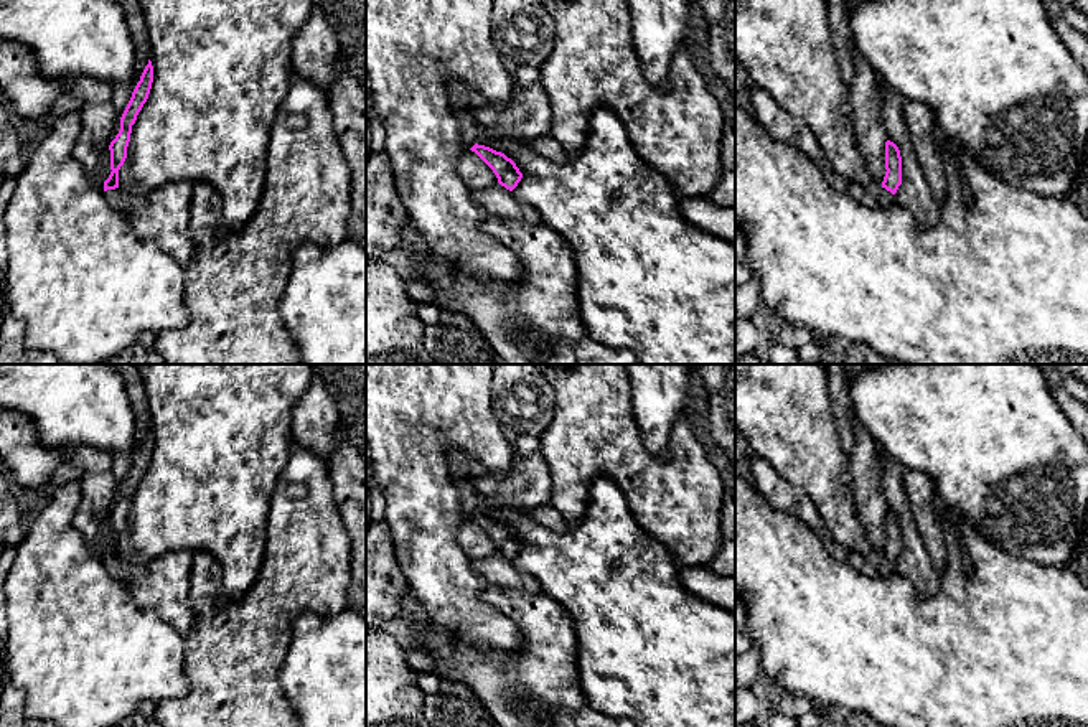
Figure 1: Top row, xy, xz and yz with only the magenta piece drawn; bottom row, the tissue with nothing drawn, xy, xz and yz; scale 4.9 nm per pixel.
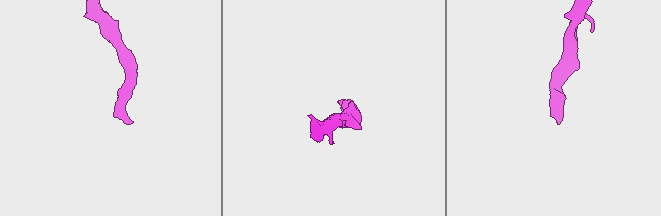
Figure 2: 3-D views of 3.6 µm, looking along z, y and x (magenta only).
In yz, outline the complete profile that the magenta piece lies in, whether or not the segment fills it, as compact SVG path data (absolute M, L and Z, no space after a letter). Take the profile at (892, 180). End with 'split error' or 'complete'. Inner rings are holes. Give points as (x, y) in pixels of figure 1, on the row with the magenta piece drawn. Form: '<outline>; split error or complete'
M887 140L885 142L885 176L882 186L879 188L879 203L882 206L893 204L895 193L902 185L902 157L898 147Z; split error

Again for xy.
M148 59L140 81L120 117L120 130L110 142L110 175L104 181L106 201L124 213L137 236L157 249L171 254L181 267L191 260L190 237L191 181L173 181L148 195L129 193L119 188L119 170L127 158L132 125L148 99L153 82L153 66Z; split error

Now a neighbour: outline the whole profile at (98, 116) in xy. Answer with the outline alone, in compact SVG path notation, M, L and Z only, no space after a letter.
M73 79L69 86L82 101L82 107L77 110L81 134L74 147L74 157L92 180L115 124L112 84L101 79Z

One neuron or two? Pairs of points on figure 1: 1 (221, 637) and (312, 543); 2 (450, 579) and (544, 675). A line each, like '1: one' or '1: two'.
1: one
2: two

